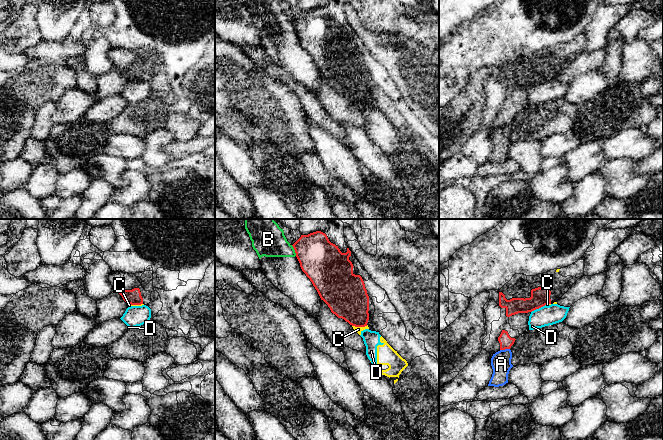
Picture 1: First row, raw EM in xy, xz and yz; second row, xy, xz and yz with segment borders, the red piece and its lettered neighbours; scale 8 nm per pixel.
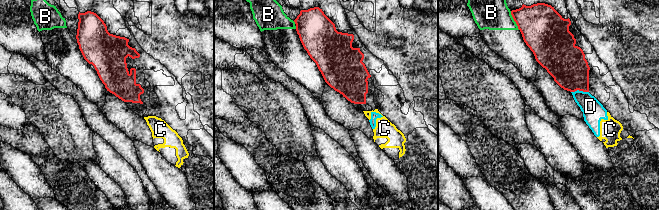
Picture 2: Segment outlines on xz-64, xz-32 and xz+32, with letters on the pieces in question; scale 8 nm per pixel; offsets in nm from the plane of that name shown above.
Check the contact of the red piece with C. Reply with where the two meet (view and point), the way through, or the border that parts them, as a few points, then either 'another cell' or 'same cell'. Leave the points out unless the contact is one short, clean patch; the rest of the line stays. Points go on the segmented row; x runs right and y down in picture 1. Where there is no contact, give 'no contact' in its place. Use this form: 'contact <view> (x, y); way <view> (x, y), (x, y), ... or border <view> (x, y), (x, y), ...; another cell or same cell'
contact xz (359, 326); border xz (367, 325), (352, 326); another cell

